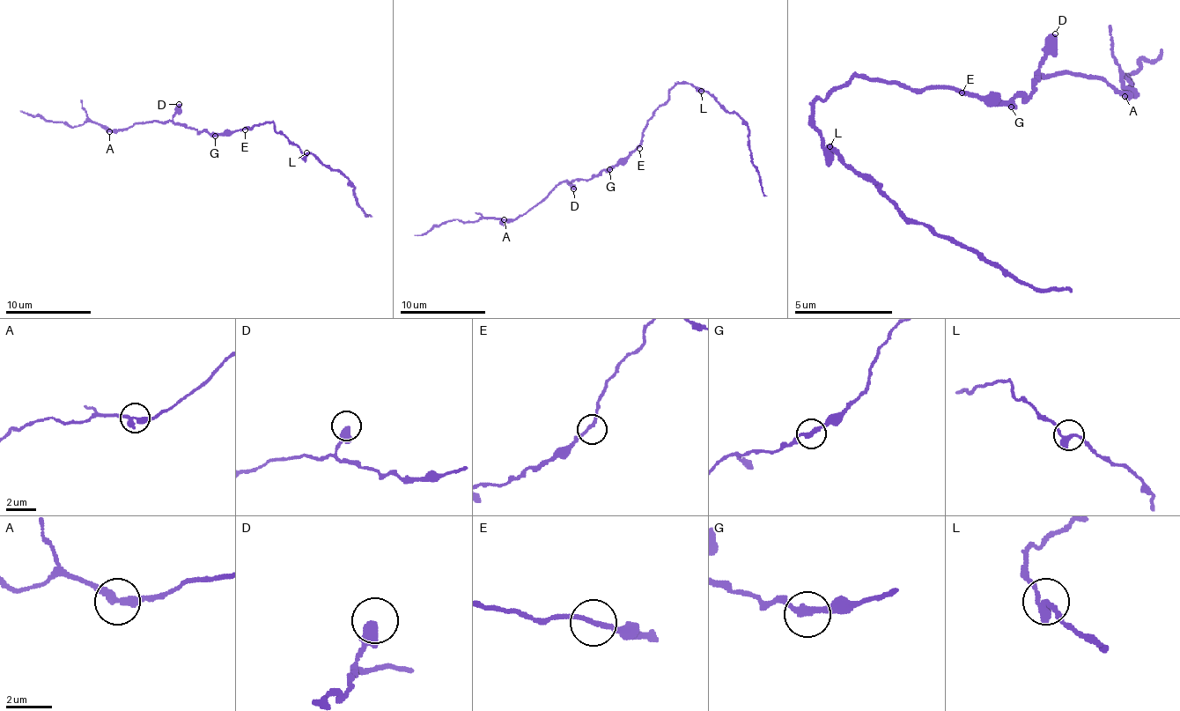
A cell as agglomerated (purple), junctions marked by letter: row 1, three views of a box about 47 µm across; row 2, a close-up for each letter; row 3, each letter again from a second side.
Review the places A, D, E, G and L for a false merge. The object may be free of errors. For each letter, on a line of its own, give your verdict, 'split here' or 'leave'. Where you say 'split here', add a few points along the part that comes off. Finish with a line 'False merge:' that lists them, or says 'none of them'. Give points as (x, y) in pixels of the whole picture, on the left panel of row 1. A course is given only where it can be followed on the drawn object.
A: split here; foreign part runs (110, 131), (89, 121), (71, 125), (52, 123), (20, 110)
D: leave
E: leave
G: leave
L: leave
False merge: A

